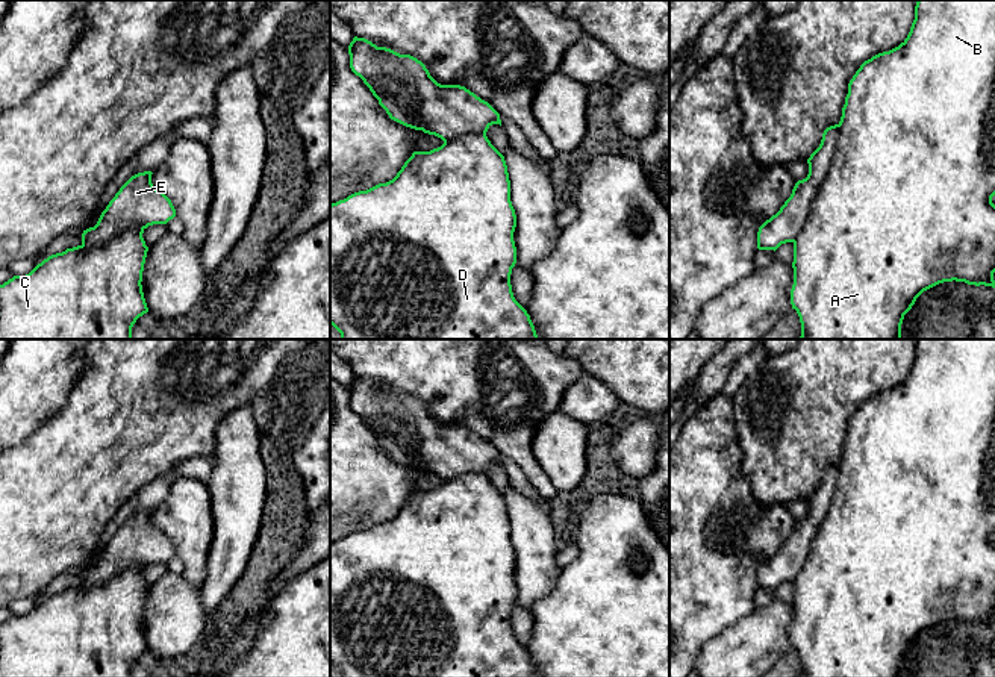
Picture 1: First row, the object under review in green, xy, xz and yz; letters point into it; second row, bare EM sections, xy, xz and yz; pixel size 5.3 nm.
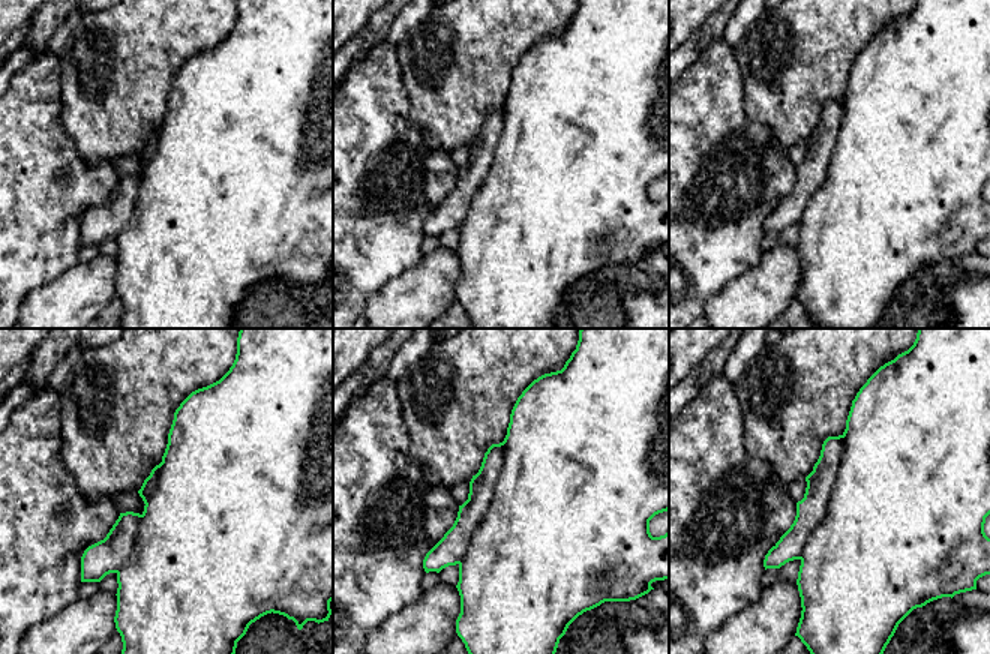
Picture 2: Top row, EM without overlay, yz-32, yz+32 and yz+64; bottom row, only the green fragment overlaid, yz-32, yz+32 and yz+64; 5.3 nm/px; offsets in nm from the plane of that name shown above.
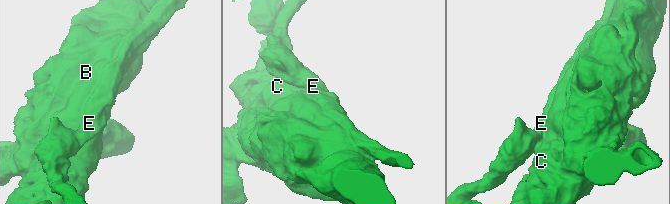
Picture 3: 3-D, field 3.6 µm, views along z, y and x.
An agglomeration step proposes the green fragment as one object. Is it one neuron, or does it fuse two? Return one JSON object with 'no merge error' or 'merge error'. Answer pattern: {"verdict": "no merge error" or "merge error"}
{"verdict": "merge error"}

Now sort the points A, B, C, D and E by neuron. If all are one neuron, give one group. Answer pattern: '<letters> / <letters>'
A B C D / E

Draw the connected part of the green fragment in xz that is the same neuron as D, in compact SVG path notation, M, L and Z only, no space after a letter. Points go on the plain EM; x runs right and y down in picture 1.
M466 473L444 480L430 491L413 491L392 519L330 544L330 663L341 677L538 677L530 654L512 632L510 613L516 603L515 566L507 504L486 474Z

